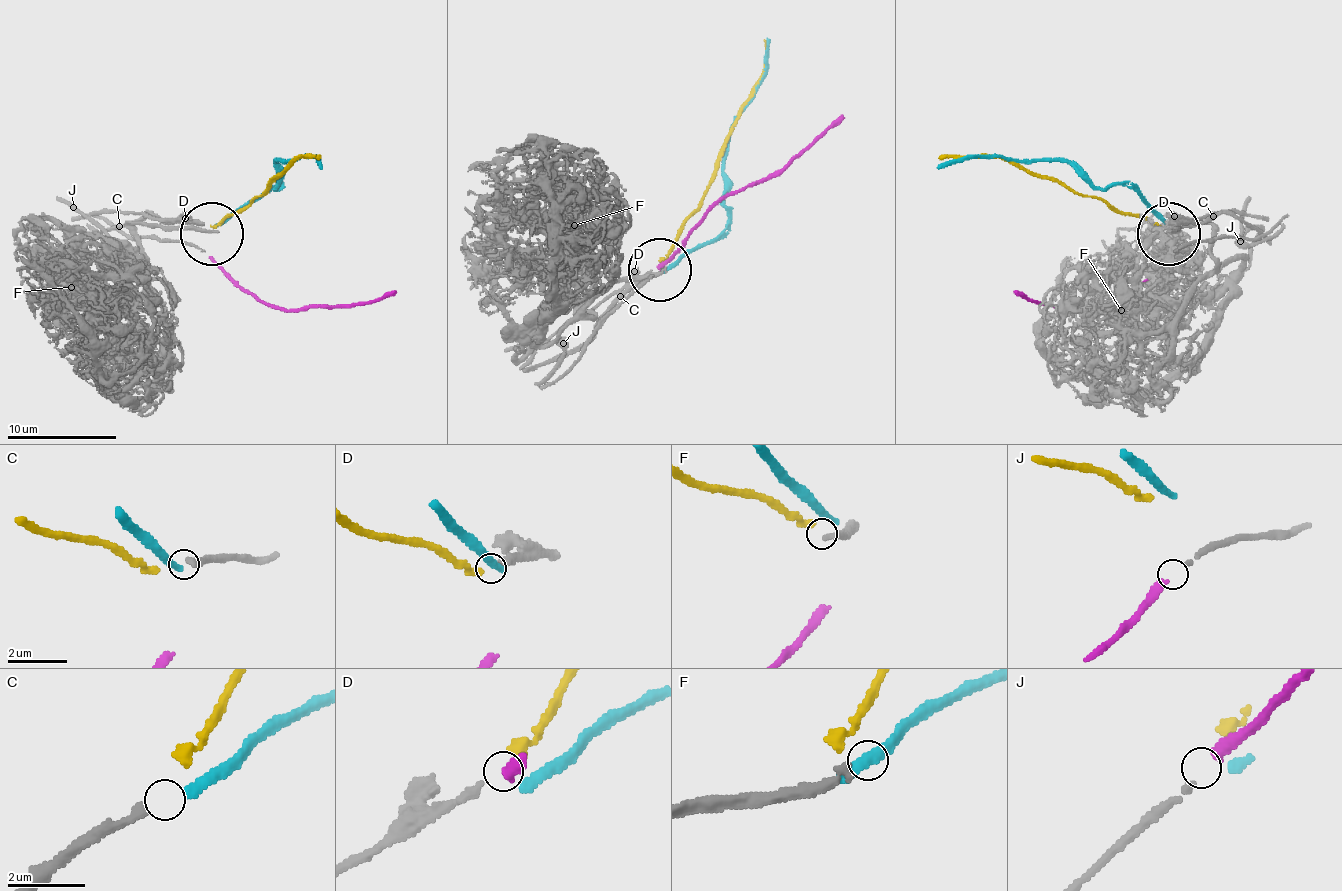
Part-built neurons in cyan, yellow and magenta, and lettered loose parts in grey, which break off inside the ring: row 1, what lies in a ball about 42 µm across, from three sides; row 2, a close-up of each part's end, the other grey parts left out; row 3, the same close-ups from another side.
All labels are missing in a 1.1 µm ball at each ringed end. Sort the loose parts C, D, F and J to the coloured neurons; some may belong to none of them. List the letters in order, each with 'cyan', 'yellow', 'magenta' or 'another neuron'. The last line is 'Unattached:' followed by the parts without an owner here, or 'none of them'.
C: cyan
D: yellow
F: another neuron
J: magenta
Unattached: F

